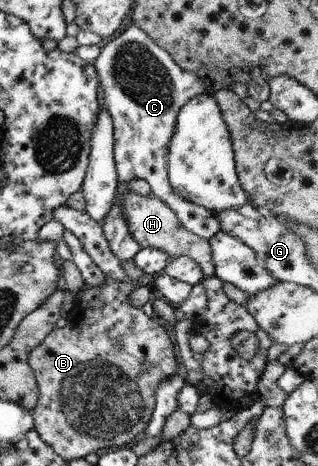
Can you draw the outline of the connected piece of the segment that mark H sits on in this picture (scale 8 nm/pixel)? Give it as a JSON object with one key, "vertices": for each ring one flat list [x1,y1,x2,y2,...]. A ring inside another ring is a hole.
{"vertices":[[126,188,117,193,115,202,120,204,123,219,126,220,126,226,128,226,128,232,130,232,134,242,138,244,140,249,156,248,156,250,165,252,168,259,187,256,198,264,203,276,214,275,208,241,196,236,189,230,184,230,170,207,158,200,154,194,149,192,146,196,138,196,138,194,134,194]]}

